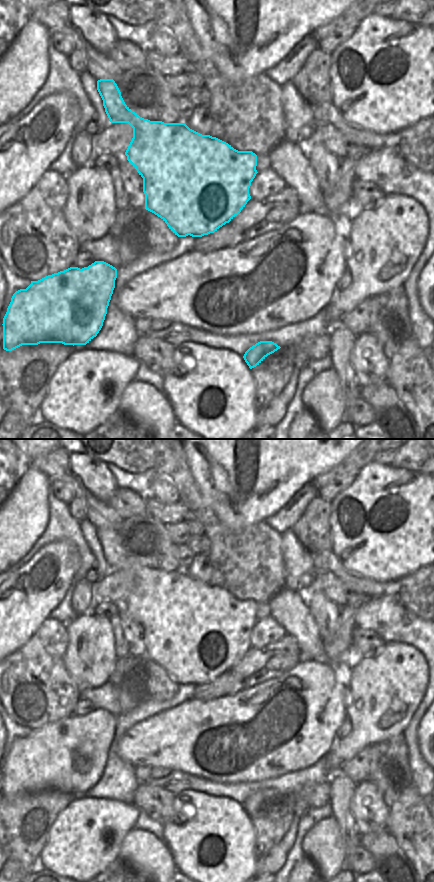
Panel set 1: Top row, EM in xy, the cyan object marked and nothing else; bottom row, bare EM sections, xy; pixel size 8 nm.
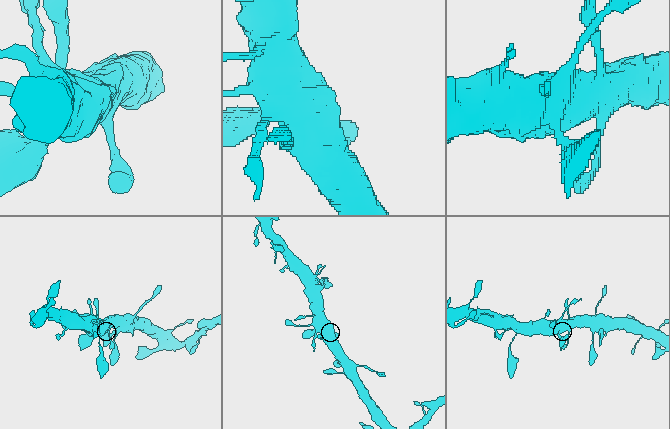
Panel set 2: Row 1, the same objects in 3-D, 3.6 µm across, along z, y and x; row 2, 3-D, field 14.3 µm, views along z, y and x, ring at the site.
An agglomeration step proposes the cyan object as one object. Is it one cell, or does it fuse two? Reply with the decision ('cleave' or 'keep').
keep

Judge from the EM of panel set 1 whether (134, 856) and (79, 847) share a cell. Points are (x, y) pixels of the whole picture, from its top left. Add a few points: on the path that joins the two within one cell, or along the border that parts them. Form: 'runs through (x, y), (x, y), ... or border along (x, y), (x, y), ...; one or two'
border along (128, 832), (121, 844), (118, 856); two

